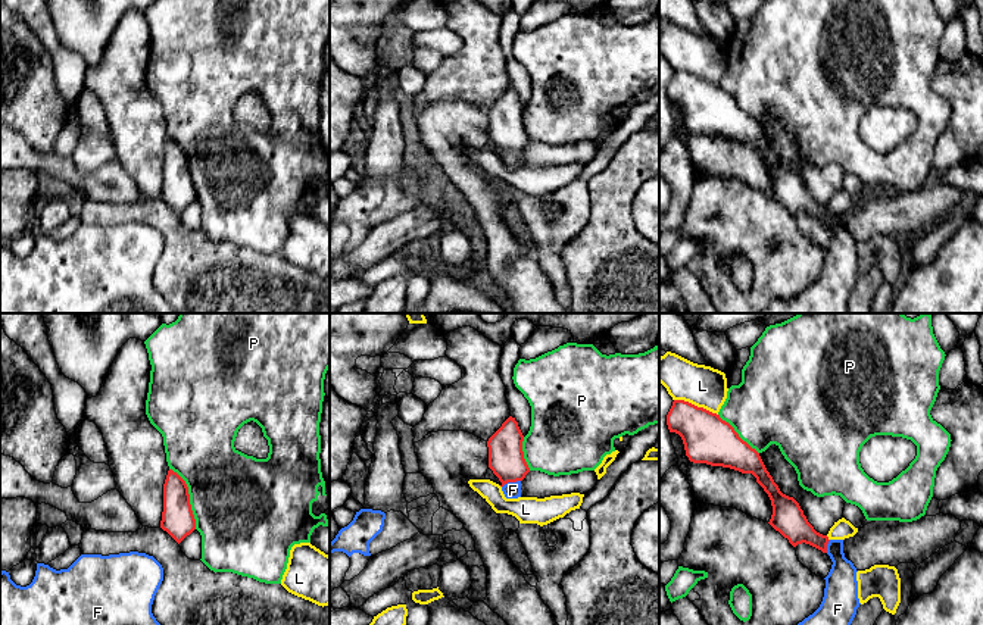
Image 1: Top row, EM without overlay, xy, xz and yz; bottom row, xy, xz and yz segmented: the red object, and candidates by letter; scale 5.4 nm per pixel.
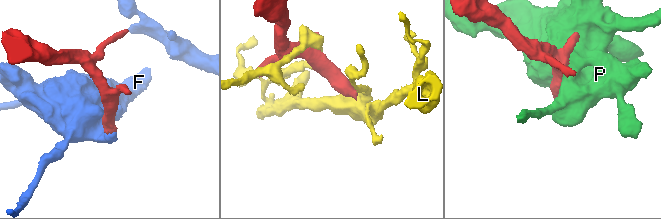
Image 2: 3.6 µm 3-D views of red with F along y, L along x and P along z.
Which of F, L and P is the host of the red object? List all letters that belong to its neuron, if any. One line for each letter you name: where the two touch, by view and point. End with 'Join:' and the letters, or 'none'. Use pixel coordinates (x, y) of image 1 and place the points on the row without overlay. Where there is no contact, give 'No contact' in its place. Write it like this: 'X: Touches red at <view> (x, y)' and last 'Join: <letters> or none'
F: Touches red at xz (511, 152)
Join: F

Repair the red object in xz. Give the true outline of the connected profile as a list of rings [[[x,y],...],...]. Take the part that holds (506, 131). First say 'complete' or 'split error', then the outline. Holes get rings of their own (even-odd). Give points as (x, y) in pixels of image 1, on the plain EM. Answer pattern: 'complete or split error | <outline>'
split error | [[[509,87],[489,109],[489,138],[502,153],[506,169],[521,168],[521,151],[530,143],[522,122],[524,106],[515,88]]]

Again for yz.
split error | [[[674,71],[667,85],[667,96],[670,103],[675,103],[681,107],[686,126],[690,132],[730,138],[742,144],[752,144],[771,171],[773,185],[768,194],[787,209],[793,218],[802,213],[809,215],[823,224],[827,224],[833,232],[828,246],[824,249],[826,259],[820,278],[796,297],[773,300],[761,313],[848,313],[851,294],[861,274],[858,269],[858,241],[854,234],[845,228],[843,210],[830,210],[827,206],[814,200],[799,174],[793,168],[780,162],[759,124],[743,112],[734,99],[723,91],[720,85],[684,71]]]

